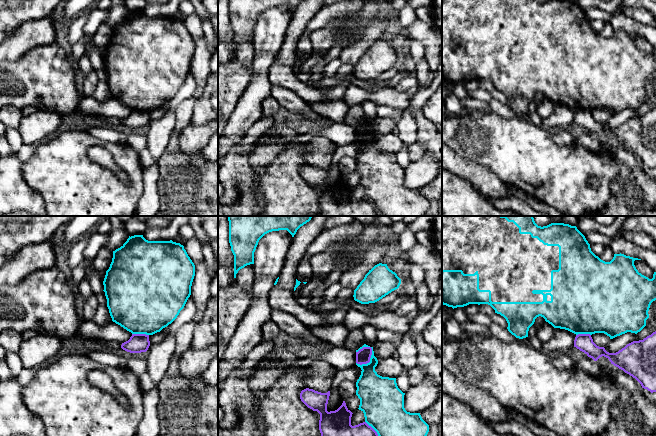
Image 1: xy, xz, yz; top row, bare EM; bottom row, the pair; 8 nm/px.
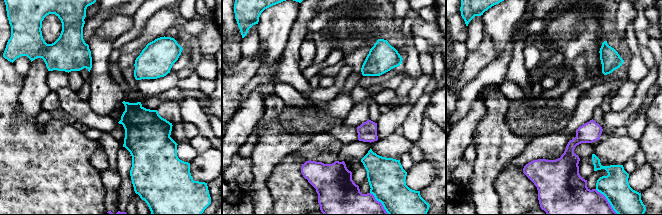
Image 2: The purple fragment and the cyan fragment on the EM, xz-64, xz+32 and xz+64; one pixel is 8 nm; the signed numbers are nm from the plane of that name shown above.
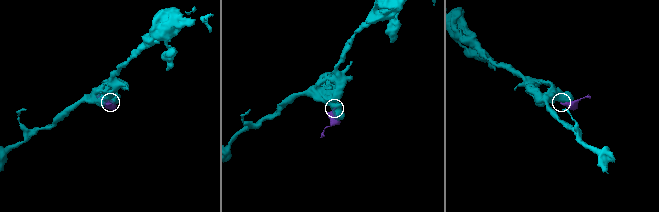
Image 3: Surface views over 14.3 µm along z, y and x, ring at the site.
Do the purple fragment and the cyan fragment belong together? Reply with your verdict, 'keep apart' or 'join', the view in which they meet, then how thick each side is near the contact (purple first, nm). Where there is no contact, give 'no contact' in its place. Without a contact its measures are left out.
keep apart; contact in xz; calibres 120 and 280 nm

